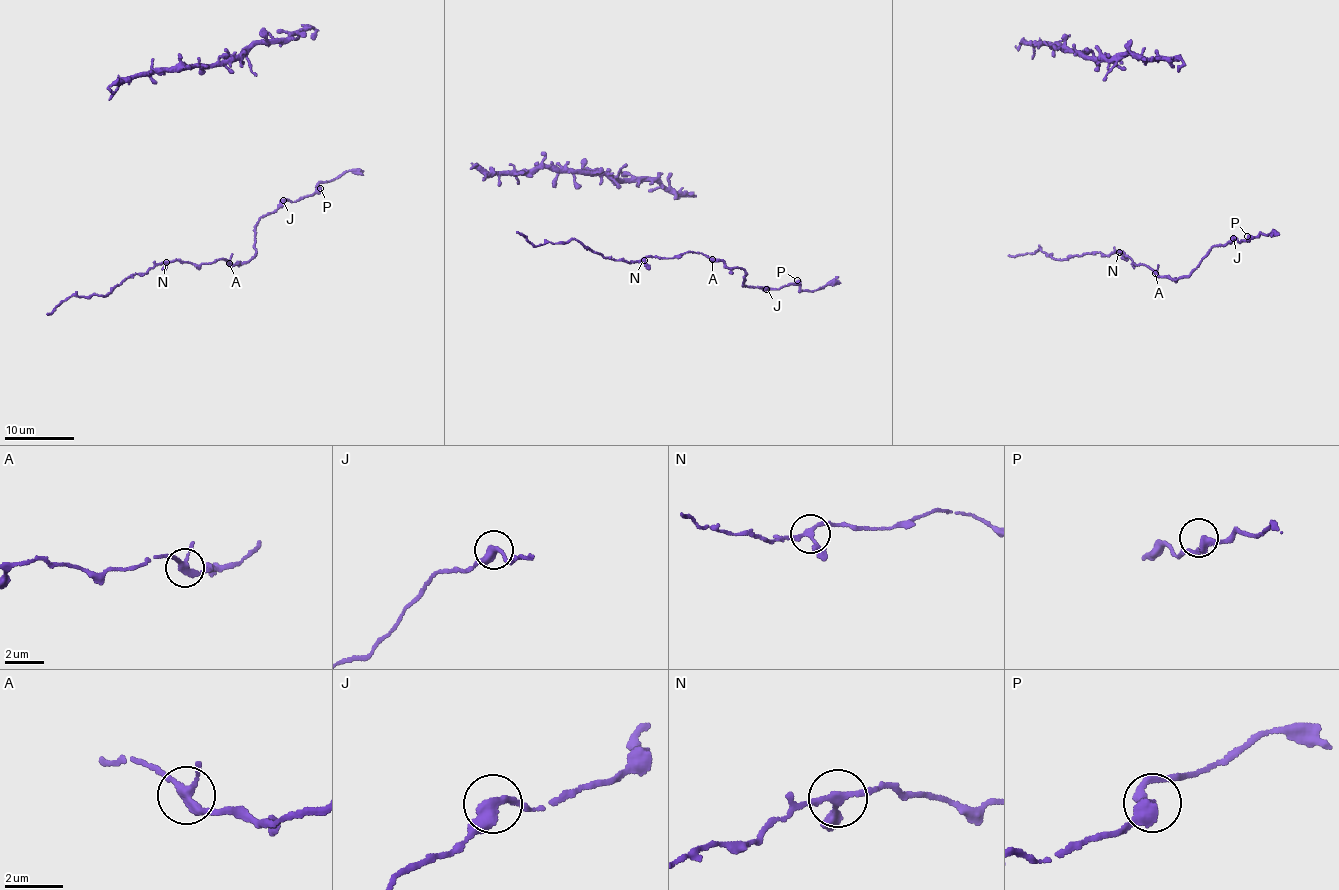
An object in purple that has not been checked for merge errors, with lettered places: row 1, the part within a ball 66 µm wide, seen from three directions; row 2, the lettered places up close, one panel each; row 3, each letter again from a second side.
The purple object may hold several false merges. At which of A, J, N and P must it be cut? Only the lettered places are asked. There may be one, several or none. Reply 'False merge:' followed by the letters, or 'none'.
False merge: none

